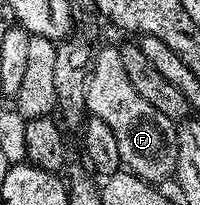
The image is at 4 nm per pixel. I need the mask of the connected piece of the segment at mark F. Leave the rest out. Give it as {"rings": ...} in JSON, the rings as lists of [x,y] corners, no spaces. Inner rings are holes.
{"rings":[[[101,47],[96,54],[96,61],[92,63],[92,73],[88,79],[88,89],[86,90],[87,111],[91,115],[102,118],[110,130],[114,130],[114,138],[118,138],[118,154],[121,165],[135,176],[141,176],[149,182],[160,182],[173,175],[176,170],[176,129],[177,125],[162,110],[150,106],[134,86],[130,86],[130,78],[126,76],[126,66],[122,66],[119,47]]]}

